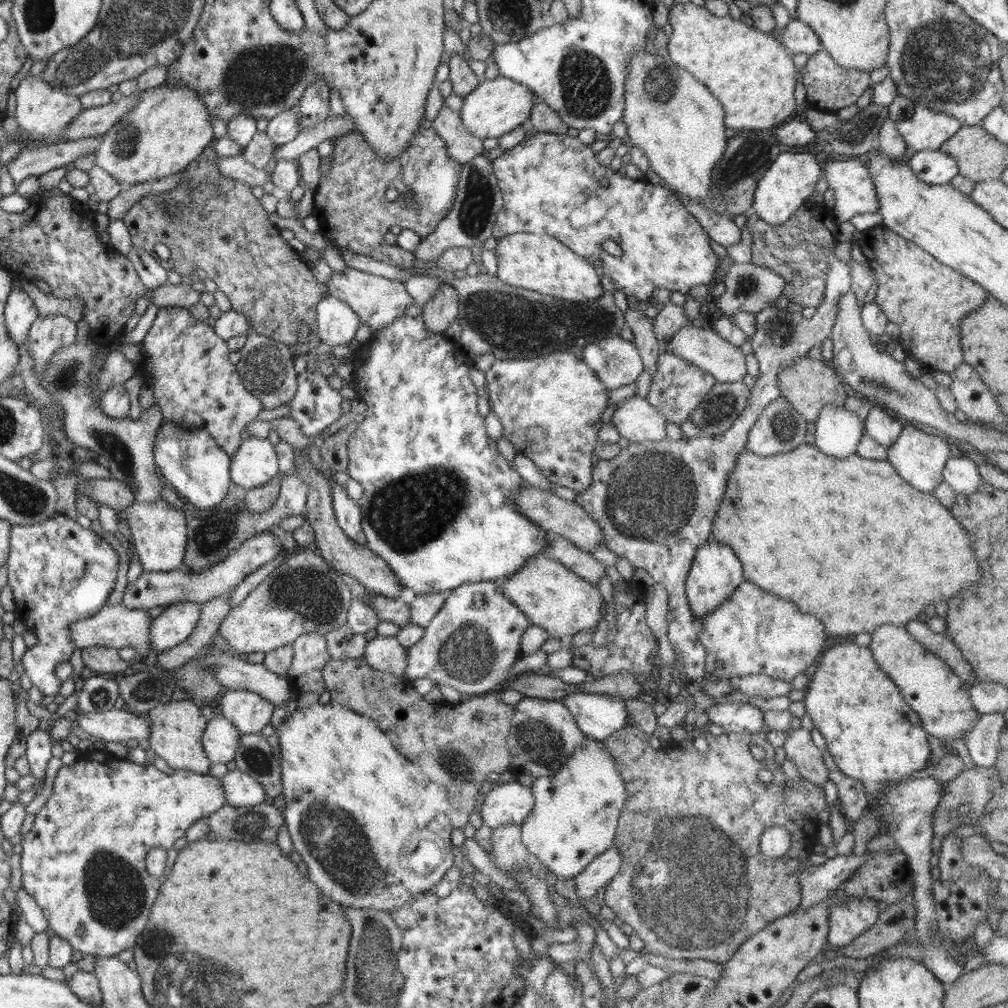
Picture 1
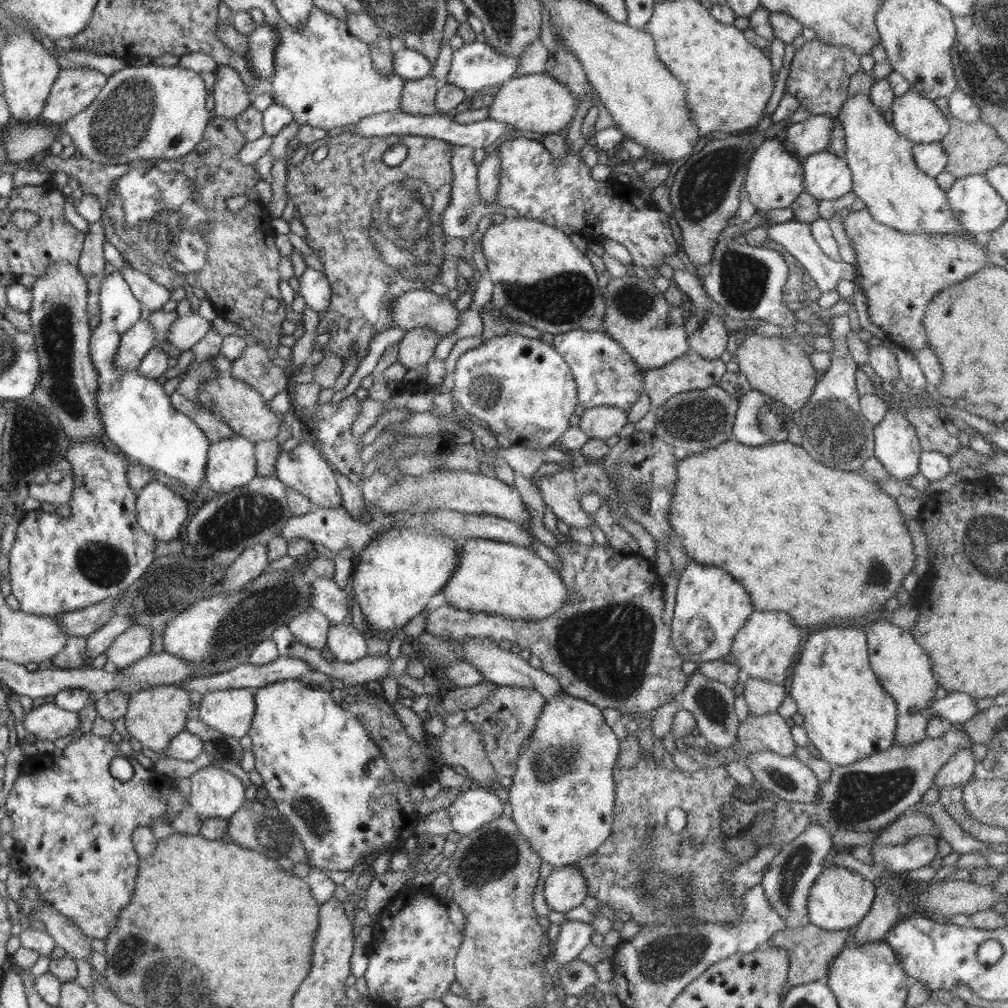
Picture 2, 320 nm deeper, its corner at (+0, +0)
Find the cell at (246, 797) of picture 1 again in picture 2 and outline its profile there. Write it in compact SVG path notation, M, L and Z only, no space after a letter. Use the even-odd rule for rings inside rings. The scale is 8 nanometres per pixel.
M212 764L190 776L190 804L199 818L229 819L246 800L242 781Z

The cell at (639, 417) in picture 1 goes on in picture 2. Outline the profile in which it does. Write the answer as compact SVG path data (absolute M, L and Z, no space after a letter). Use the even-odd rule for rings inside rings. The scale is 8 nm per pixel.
M612 406L584 409L579 427L590 439L608 439L617 435L628 424L630 410Z

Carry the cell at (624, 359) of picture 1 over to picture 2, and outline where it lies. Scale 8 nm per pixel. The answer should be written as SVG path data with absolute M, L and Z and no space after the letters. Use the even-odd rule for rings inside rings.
M571 330L552 338L574 377L579 404L585 409L612 406L630 410L643 390L643 373L636 369L632 357L607 333Z

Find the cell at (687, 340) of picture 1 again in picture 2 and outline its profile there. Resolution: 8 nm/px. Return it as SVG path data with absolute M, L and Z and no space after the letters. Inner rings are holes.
M638 275L611 277L602 297L606 305L603 316L605 332L644 369L660 368L691 351L682 310L664 299L652 280L644 280Z

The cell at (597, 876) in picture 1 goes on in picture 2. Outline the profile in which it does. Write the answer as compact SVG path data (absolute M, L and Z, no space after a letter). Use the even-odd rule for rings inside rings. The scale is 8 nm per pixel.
M573 864L553 870L544 882L546 904L556 912L576 908L586 897L586 879Z

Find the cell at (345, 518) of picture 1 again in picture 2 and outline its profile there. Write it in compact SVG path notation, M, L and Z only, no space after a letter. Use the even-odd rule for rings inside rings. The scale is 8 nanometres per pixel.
M309 439L294 447L293 451L280 451L275 462L275 477L281 480L285 487L298 490L306 496L313 507L338 508L342 506L342 494L338 487L335 470L323 458L315 443Z

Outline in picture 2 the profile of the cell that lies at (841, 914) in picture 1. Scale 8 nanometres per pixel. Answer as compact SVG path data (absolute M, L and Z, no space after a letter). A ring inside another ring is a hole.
M827 864L811 886L807 898L808 922L829 931L856 928L870 910L874 897L875 884L870 879L838 864Z

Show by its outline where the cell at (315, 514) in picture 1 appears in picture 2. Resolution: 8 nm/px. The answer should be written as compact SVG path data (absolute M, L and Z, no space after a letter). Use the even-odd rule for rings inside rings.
M220 374L218 378L204 385L199 392L199 400L206 409L226 423L236 436L243 436L254 443L259 438L274 439L280 430L283 414L277 414L259 392L232 375L222 376Z

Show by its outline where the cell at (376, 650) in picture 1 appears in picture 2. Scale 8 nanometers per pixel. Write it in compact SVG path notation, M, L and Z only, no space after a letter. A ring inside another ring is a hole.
M351 623L332 625L328 632L327 647L336 660L356 662L368 654L367 640Z

